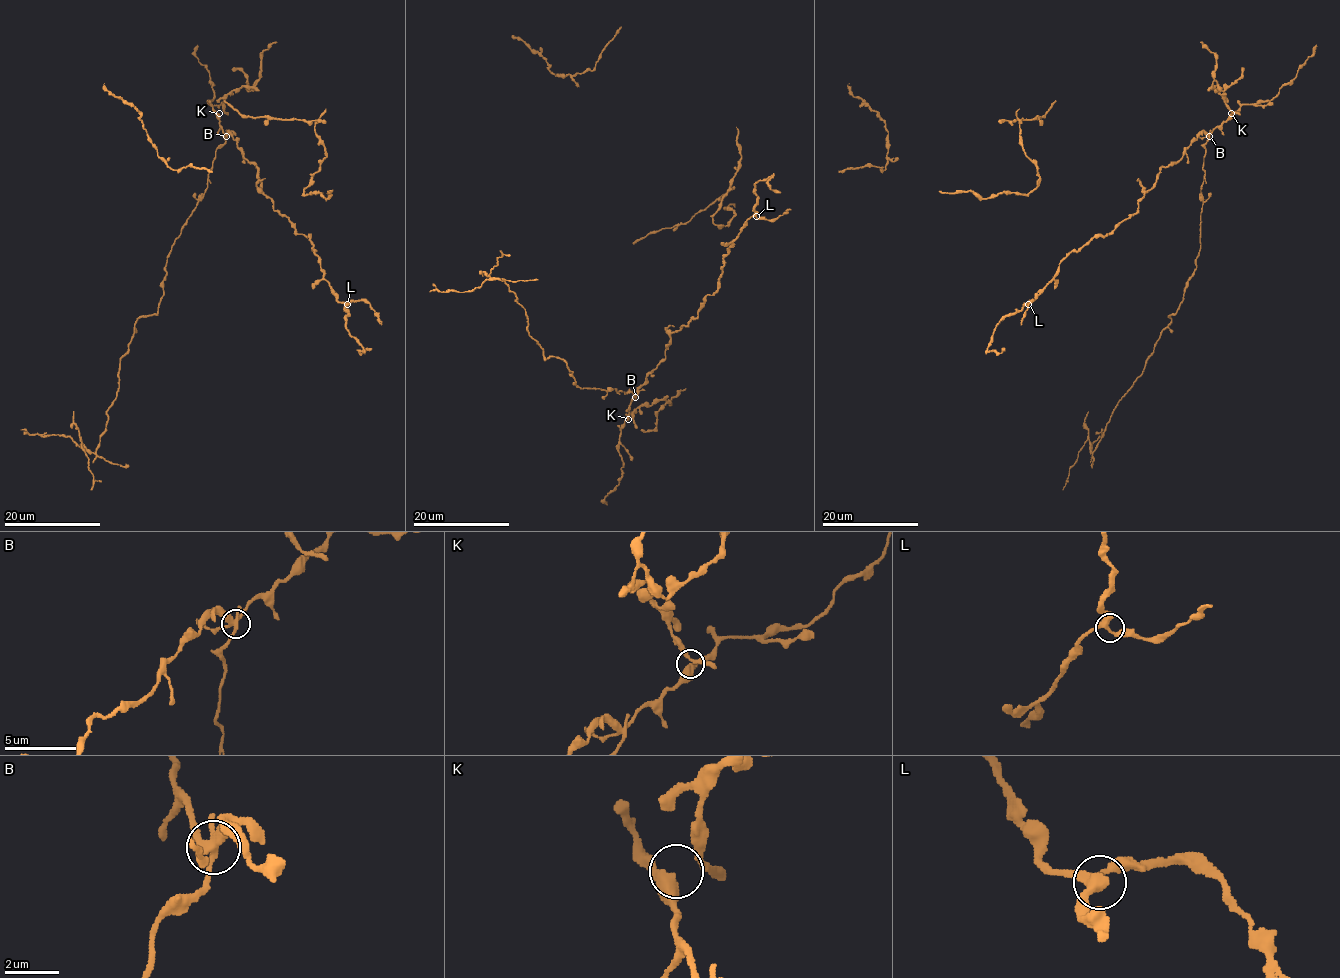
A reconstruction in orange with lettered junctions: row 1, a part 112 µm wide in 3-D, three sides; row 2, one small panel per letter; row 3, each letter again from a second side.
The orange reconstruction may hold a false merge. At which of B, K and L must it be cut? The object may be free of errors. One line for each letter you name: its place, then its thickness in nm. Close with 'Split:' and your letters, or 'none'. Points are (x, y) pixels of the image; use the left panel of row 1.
B: at (226, 136); 320 nm thick
Split: B

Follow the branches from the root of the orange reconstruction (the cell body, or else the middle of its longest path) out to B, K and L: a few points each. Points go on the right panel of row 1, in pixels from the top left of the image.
B: (1138, 205), (1162, 167), (1177, 163), (1202, 132), (1209, 136)
K: (1138, 205), (1162, 167), (1177, 163), (1202, 132), (1209, 134), (1231, 113)
L: (1138, 205), (1135, 213), (1113, 230), (1092, 237), (1077, 251), (1072, 251), (1060, 263), (1054, 278), (1028, 304)

